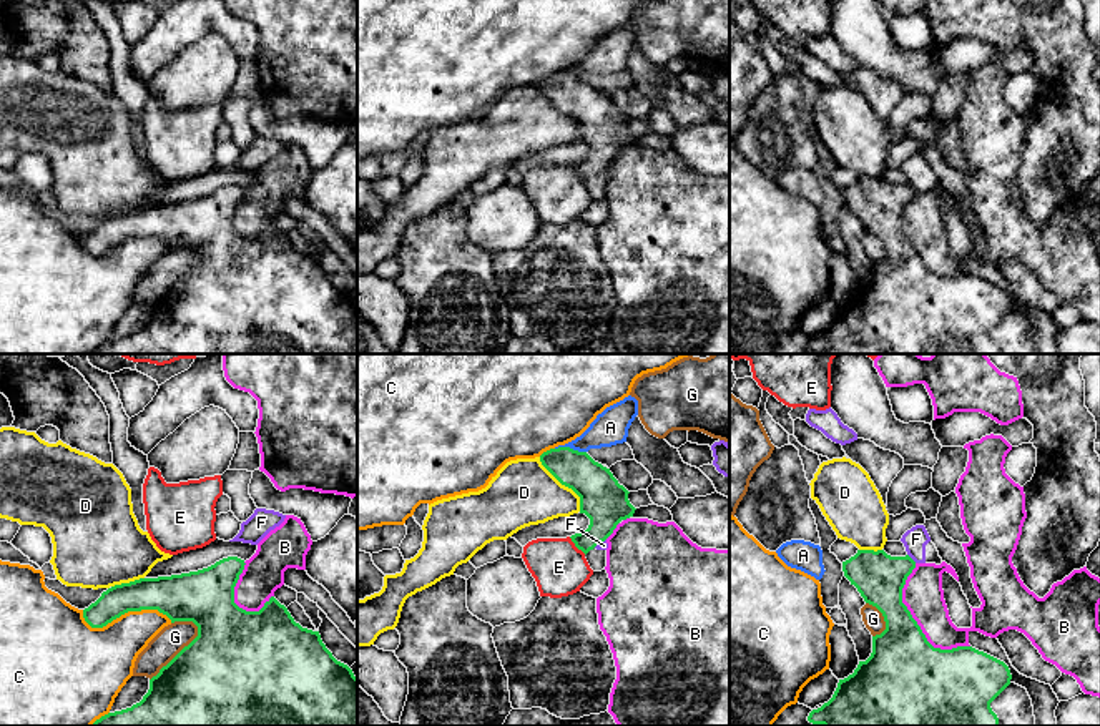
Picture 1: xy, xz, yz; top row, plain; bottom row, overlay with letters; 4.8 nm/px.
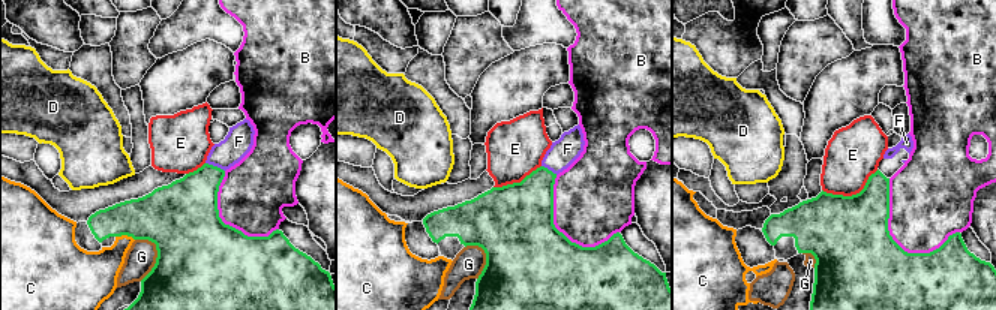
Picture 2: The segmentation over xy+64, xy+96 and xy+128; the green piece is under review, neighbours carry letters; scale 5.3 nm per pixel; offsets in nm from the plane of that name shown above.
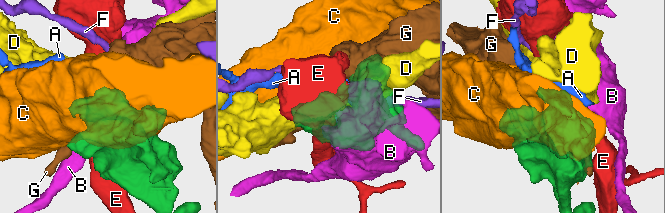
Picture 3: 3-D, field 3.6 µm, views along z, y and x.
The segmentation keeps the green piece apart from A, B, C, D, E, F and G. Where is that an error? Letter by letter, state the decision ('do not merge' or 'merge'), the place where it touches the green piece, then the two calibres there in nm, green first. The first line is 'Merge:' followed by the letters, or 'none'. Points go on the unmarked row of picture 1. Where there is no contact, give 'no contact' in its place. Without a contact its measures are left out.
Merge: none
A: do not merge; contact xz (569, 75); calibres 200 and 170 nm
B: do not merge; contact yz (916, 251); calibres 380 and 200 nm
C: do not merge; contact xy (123, 241); calibres 190 and 320 nm
D: do not merge; contact xz (564, 112); calibres 220 and 320 nm
E: do not merge; contact xz (577, 175); calibres 220 and 260 nm
F: do not merge; contact yz (911, 186); calibres 240 and 120 nm
G: do not merge; contact xy (181, 278); calibres 500 and 140 nm

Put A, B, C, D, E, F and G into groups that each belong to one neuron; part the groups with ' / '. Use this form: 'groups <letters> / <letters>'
groups A / B / C / D / E / F / G

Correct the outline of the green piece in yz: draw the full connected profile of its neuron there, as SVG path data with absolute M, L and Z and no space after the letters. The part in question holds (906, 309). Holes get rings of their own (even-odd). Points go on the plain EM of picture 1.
M857 178L842 189L844 204L866 231L876 234L886 258L872 264L872 281L852 302L839 307L832 326L808 349L823 354L999 354L990 331L1010 312L1009 294L972 274L934 276L902 231L902 216L916 189L884 178Z

